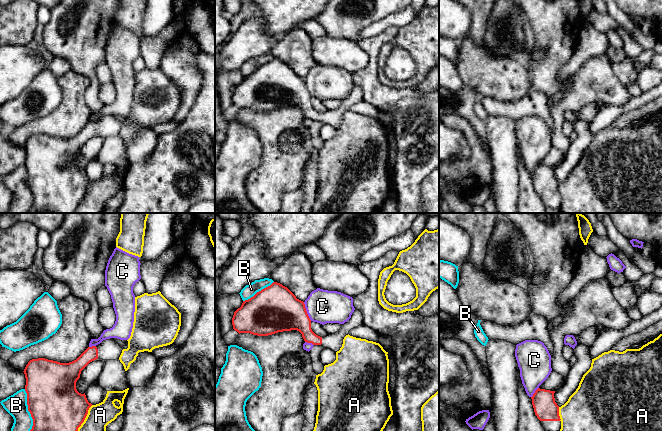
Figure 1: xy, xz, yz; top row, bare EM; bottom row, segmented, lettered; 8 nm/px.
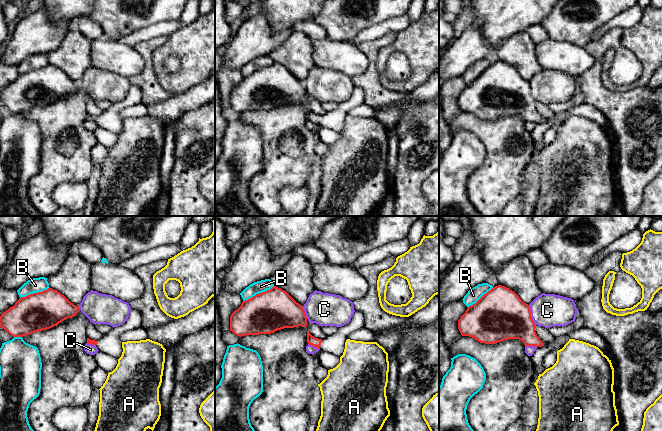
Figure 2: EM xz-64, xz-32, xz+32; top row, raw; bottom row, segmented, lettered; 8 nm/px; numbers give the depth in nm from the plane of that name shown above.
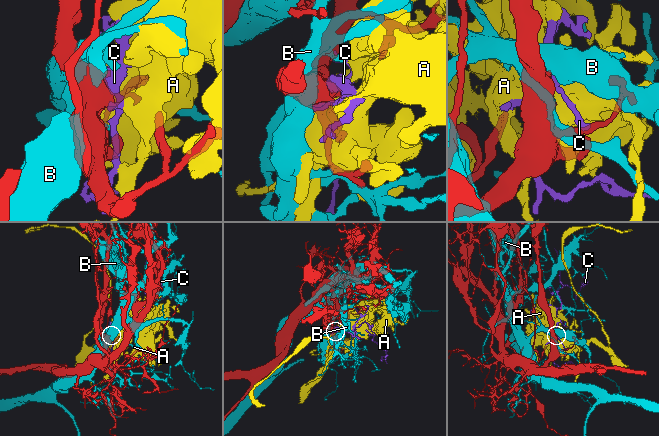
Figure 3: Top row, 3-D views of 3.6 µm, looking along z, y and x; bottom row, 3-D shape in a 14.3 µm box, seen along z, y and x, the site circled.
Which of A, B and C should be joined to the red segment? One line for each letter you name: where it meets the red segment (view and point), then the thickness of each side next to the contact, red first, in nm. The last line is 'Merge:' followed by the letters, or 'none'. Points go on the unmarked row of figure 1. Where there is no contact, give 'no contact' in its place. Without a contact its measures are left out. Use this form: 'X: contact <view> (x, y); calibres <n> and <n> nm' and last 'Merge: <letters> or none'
Merge: none

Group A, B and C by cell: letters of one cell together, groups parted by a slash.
A / B / C

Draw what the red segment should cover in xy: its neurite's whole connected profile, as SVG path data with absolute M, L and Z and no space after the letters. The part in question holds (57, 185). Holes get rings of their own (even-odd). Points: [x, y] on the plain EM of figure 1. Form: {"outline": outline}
{"outline": "M114 114L103 116L98 122L88 123L76 136L69 139L60 139L45 134L32 135L24 145L26 154L25 167L27 169L28 187L33 195L33 202L26 213L75 213L78 204L84 198L89 184L85 169L81 170L76 165L76 158L80 154L81 147L92 137L100 134L103 136L119 135L122 124Z"}

